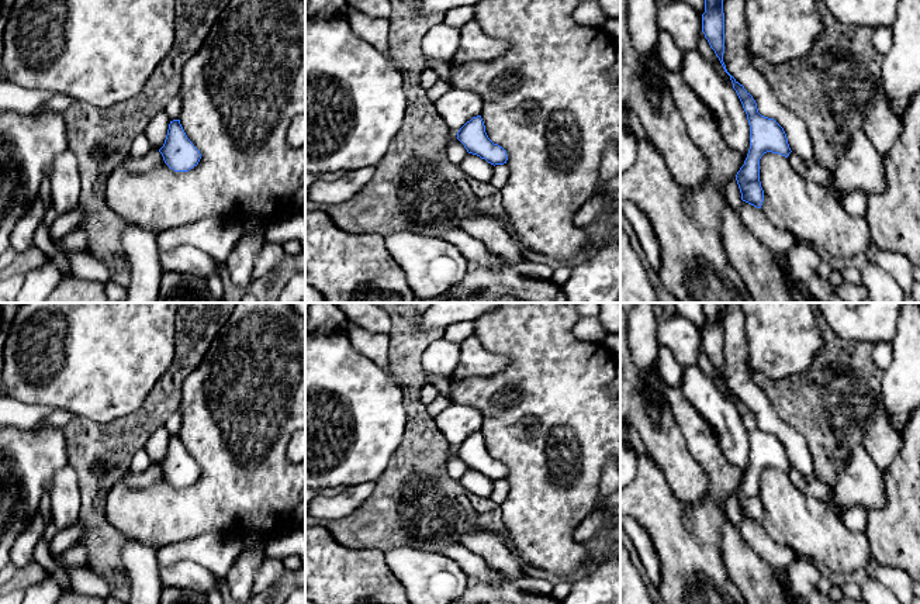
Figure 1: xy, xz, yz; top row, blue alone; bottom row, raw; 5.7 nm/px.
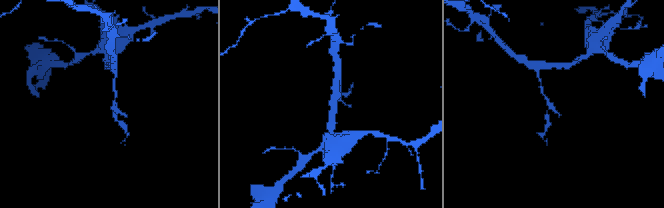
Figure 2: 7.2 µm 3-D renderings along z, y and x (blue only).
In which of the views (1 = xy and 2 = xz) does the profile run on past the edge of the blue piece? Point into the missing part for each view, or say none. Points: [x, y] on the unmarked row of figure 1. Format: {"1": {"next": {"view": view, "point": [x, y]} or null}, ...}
{"1": {"next": null}, "2": {"next": null}}

